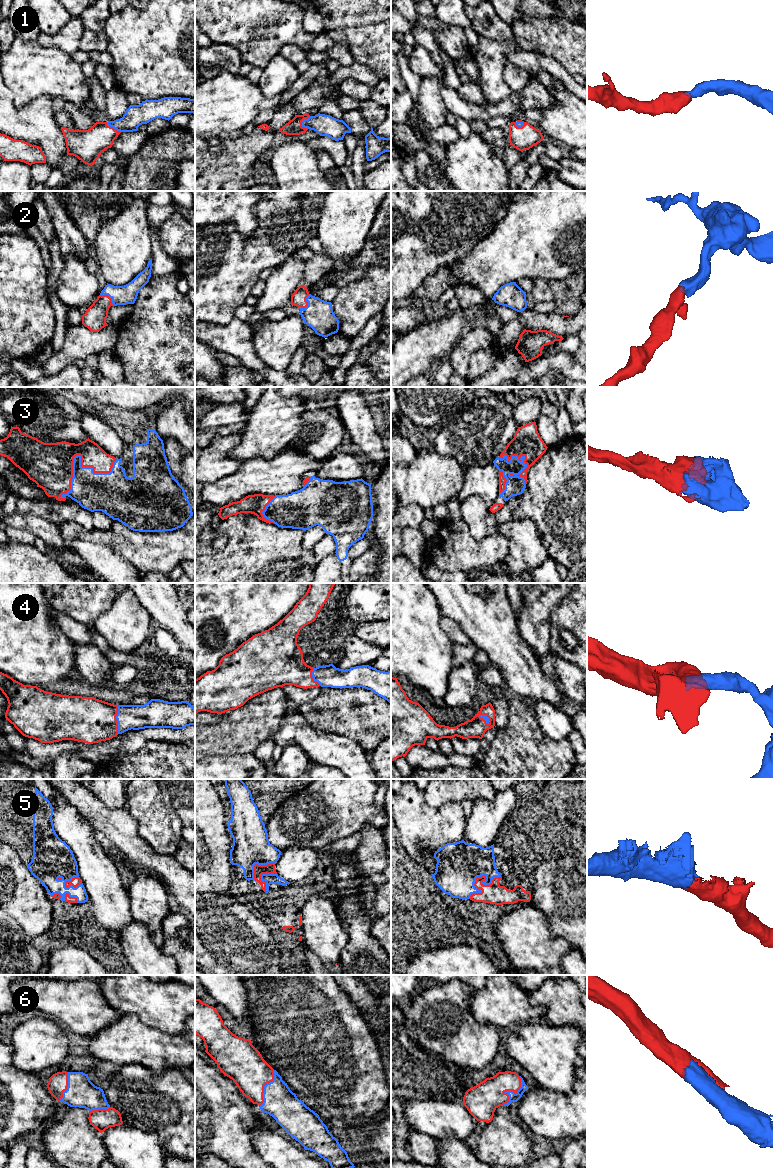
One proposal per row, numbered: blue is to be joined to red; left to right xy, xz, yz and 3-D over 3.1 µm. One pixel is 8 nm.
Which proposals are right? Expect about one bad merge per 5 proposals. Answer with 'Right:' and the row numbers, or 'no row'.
Right: 1, 2, 3, 4, 5, 6

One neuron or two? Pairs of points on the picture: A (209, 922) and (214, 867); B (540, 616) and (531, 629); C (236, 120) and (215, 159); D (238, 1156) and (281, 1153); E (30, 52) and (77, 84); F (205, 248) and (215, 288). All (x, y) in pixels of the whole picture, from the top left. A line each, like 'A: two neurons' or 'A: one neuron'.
A: two neurons
B: one neuron
C: two neurons
D: two neurons
E: one neuron
F: one neuron

